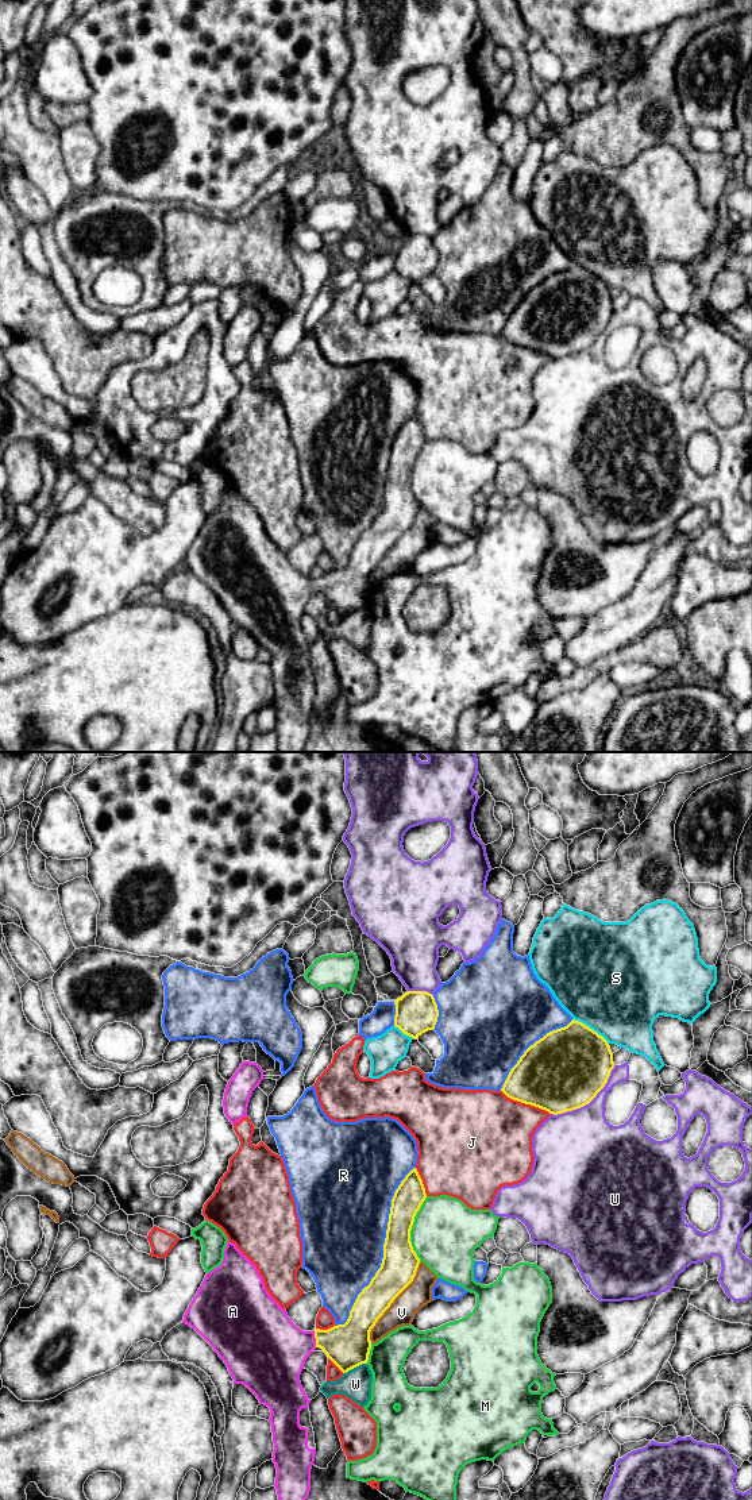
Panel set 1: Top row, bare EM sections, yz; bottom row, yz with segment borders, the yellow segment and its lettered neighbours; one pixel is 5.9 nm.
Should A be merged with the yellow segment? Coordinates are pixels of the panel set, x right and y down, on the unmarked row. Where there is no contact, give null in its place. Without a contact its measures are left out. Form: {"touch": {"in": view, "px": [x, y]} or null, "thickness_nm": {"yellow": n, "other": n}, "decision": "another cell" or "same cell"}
{"touch": {"in": "yz", "px": [315, 581]}, "thickness_nm": {"yellow": 260, "other": 380}, "decision": "same cell"}

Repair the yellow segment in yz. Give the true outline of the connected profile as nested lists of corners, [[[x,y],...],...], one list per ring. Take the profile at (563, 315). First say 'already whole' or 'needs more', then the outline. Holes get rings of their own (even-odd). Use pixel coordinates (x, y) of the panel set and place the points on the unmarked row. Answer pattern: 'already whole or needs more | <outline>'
already whole | [[[572,263],[531,289],[501,335],[510,343],[558,359],[589,348],[614,312],[608,285]]]

